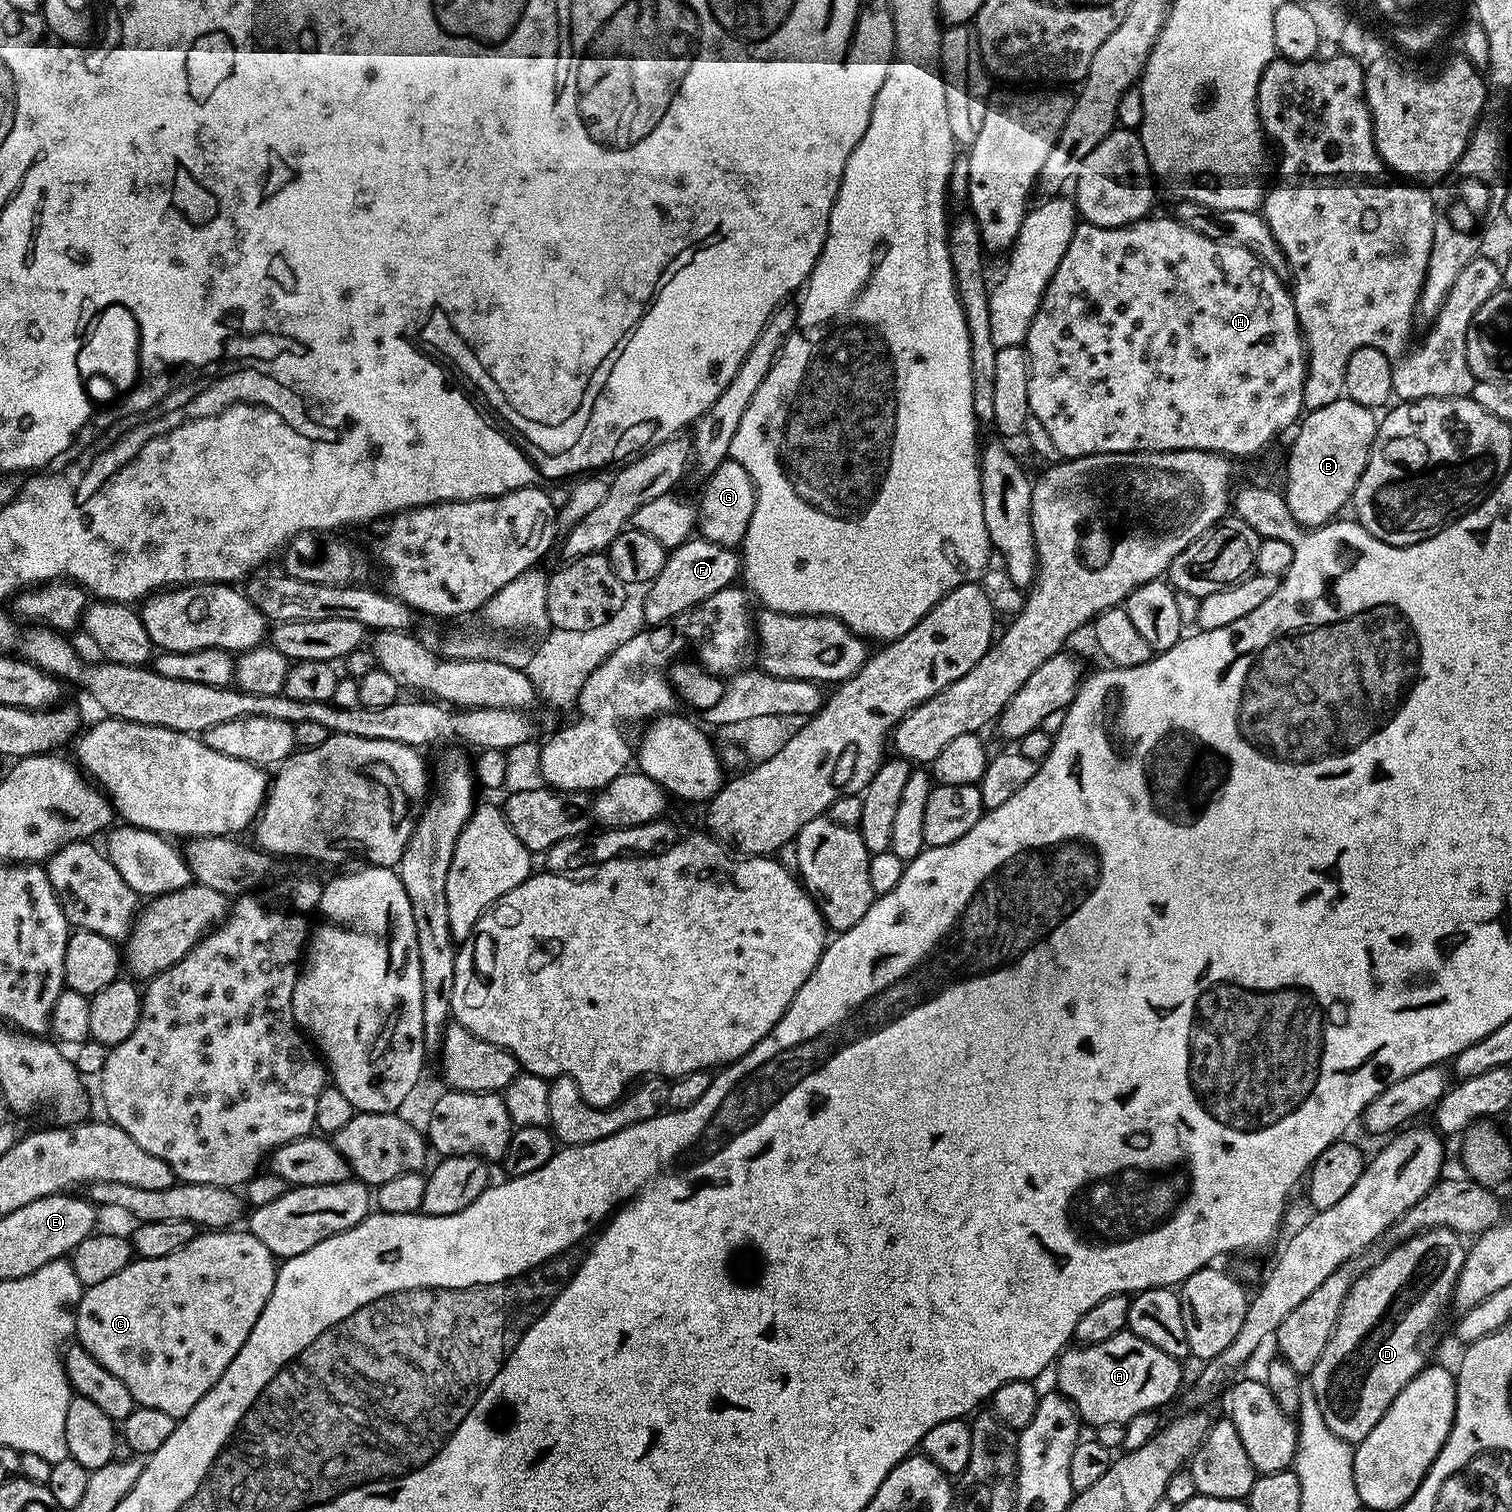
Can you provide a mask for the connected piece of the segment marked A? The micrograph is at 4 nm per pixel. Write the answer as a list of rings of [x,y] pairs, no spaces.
[[[1125,1330],[1114,1334],[1114,1338],[1106,1338],[1106,1342],[1065,1348],[1054,1364],[1055,1387],[1075,1406],[1076,1415],[1085,1425],[1106,1422],[1125,1425],[1130,1418],[1160,1410],[1163,1404],[1181,1395],[1184,1372],[1180,1364],[1177,1357]]]

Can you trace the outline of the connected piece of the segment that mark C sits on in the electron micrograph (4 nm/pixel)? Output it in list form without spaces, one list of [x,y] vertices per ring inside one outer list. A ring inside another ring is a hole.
[[[236,1230],[201,1231],[193,1240],[186,1242],[186,1246],[174,1250],[174,1254],[166,1254],[166,1258],[133,1259],[132,1263],[118,1270],[118,1274],[106,1278],[106,1282],[98,1282],[98,1286],[90,1286],[81,1291],[80,1305],[76,1307],[75,1339],[98,1363],[106,1366],[106,1370],[110,1370],[114,1378],[118,1378],[125,1384],[126,1390],[130,1390],[130,1394],[136,1399],[139,1407],[163,1410],[165,1414],[177,1418],[190,1414],[190,1410],[194,1410],[194,1406],[202,1402],[202,1398],[211,1390],[214,1382],[218,1382],[218,1378],[226,1374],[226,1366],[234,1362],[238,1350],[242,1350],[246,1338],[250,1338],[250,1330],[254,1330],[254,1322],[258,1322],[258,1314],[262,1314],[270,1298],[270,1290],[274,1290],[278,1260],[270,1250],[266,1250],[266,1246],[262,1246],[262,1242],[258,1242],[258,1238],[252,1236],[251,1232],[232,1231]]]

